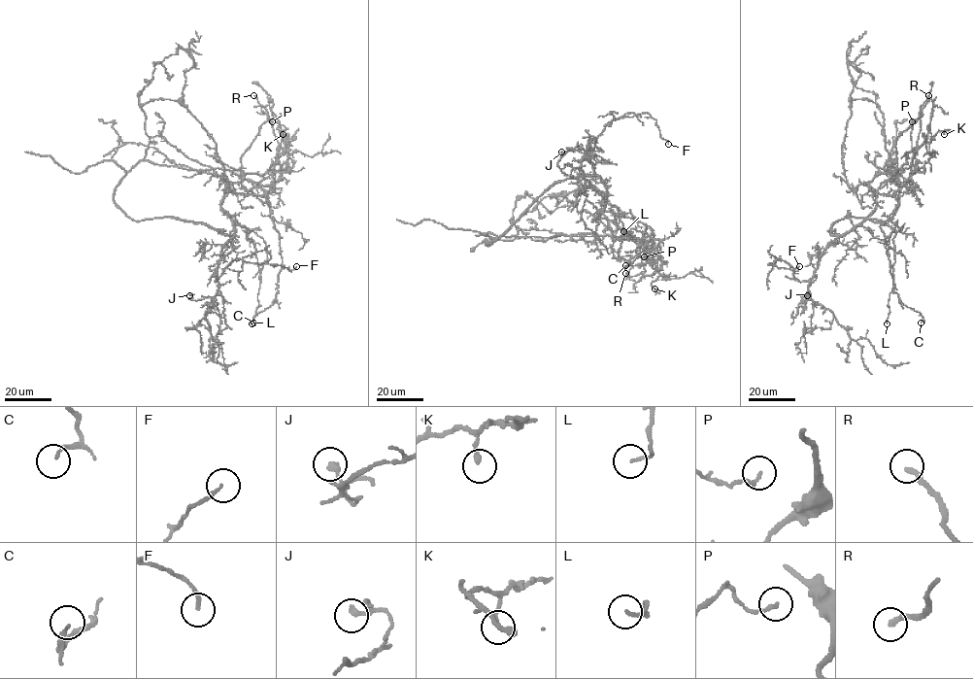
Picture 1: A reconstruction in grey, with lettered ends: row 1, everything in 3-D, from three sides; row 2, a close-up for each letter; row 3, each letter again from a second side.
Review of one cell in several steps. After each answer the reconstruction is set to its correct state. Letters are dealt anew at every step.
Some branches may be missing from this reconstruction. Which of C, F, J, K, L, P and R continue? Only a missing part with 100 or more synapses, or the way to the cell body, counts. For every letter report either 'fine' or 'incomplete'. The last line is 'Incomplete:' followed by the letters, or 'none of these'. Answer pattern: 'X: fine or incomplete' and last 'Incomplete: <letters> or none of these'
C: fine
F: fine
J: fine
K: fine
L: fine
P: fine
R: fine
Incomplete: none of these

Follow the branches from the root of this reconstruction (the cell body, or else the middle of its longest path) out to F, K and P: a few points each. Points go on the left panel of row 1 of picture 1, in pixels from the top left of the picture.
F: (223, 199), (221, 208), (234, 224), (234, 235), (222, 248), (215, 281), (239, 258), (288, 270), (296, 266)
K: (223, 199), (228, 184), (274, 167), (288, 143), (283, 134)
P: (223, 199), (225, 186), (239, 183), (246, 174), (240, 169), (242, 155), (259, 128), (267, 119), (272, 121)

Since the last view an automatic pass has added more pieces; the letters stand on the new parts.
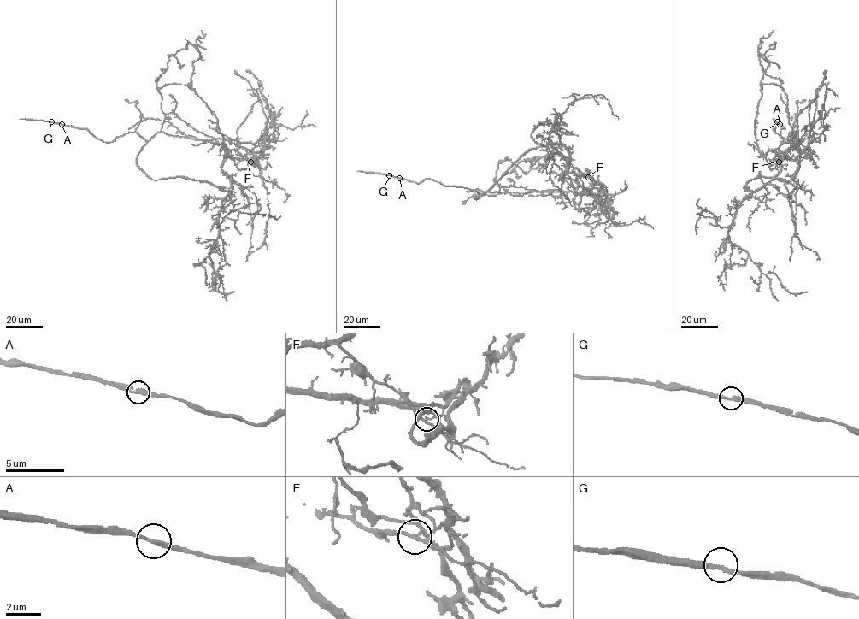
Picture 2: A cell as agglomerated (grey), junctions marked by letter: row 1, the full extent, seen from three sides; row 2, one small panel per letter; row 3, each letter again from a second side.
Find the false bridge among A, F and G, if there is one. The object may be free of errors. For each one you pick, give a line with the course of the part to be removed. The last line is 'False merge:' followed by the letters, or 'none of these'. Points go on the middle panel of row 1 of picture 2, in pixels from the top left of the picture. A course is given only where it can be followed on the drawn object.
F: (588, 177), (591, 176), (603, 190), (606, 190)
False merge: F

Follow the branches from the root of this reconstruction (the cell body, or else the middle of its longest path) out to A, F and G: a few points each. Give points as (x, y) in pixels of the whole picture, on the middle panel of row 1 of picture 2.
A: (518, 159), (475, 199), (483, 193), (477, 189), (444, 185), (431, 179), (416, 183), (399, 178)
F: (518, 159), (531, 150), (557, 144), (569, 155), (568, 170), (559, 179), (564, 172), (588, 177)
G: (518, 159), (475, 199), (483, 193), (477, 189), (444, 185), (431, 179), (416, 183), (389, 175)

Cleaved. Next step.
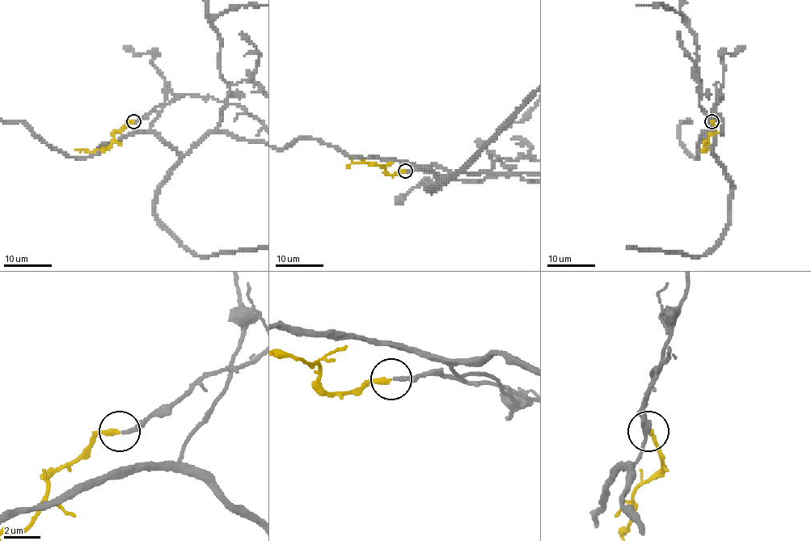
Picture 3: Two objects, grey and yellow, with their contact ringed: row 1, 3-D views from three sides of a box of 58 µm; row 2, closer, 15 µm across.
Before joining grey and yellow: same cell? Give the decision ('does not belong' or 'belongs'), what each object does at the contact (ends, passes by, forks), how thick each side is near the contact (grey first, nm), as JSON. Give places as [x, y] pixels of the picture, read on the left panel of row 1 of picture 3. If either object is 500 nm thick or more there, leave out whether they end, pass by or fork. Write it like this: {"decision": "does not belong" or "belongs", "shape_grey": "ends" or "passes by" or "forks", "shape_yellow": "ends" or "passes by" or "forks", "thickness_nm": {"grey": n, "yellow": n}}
{"decision": "belongs", "shape_grey": "ends", "shape_yellow": "ends", "thickness_nm": {"grey": 240, "yellow": 300}}

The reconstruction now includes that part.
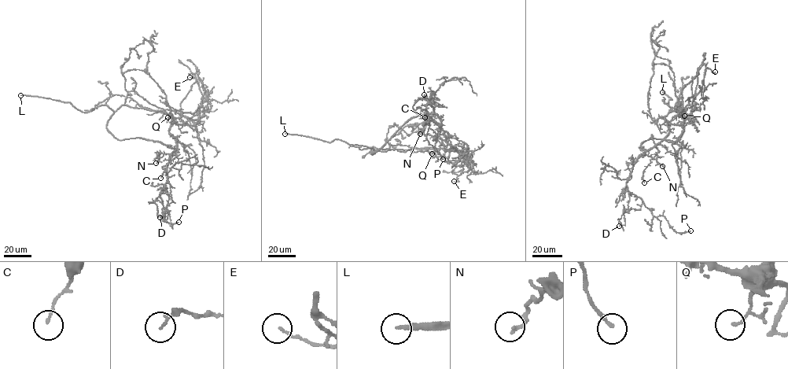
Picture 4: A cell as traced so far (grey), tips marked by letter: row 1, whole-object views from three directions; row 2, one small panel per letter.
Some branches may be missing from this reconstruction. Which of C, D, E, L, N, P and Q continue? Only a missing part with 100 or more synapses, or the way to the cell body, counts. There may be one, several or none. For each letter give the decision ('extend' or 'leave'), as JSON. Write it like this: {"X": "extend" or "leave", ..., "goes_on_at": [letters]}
{"C": "leave", "D": "leave", "E": "leave", "L": "extend", "N": "leave", "P": "leave", "Q": "leave", "goes_on_at": ["L"]}

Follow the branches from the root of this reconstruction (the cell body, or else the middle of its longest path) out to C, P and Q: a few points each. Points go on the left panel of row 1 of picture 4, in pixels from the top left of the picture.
C: (139, 138), (161, 142), (173, 149), (176, 145), (174, 147), (174, 154), (160, 178)
P: (139, 138), (174, 149), (160, 197), (165, 221), (178, 222)
Q: (139, 138), (161, 142), (175, 148), (176, 140), (169, 132), (171, 122), (170, 114), (167, 117)

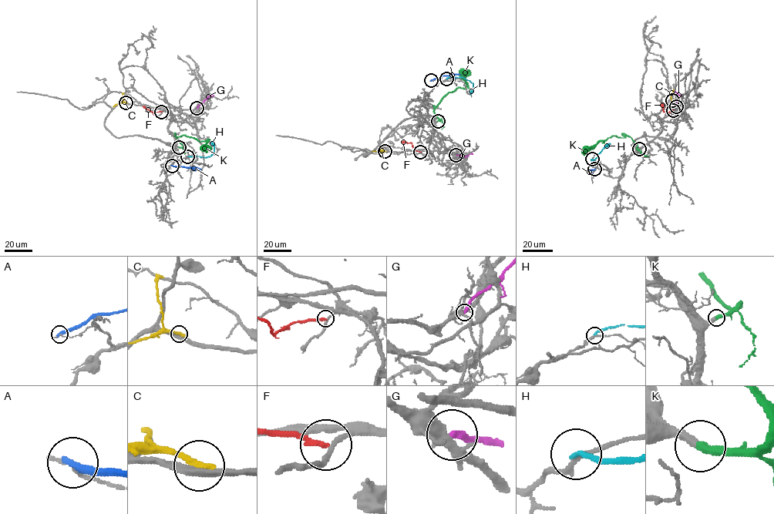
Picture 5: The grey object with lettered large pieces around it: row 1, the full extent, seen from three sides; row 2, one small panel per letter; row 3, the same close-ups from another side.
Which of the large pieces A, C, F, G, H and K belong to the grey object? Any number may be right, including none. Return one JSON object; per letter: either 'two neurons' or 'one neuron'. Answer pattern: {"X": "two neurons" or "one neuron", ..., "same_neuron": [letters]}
{"A": "two neurons", "C": "two neurons", "F": "two neurons", "G": "two neurons", "H": "two neurons", "K": "one neuron", "same_neuron": ["K"]}

